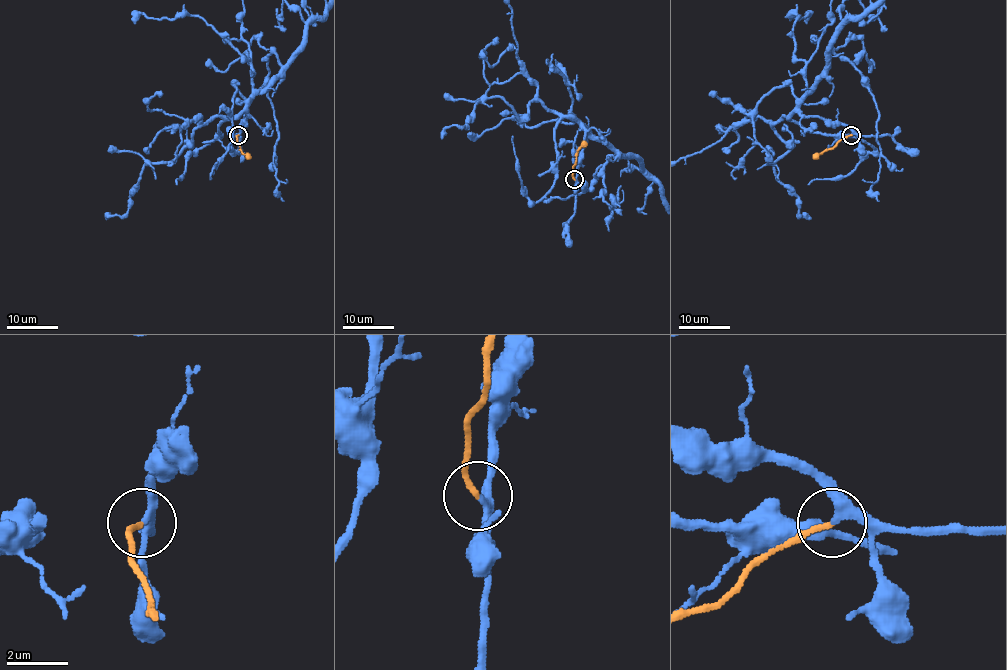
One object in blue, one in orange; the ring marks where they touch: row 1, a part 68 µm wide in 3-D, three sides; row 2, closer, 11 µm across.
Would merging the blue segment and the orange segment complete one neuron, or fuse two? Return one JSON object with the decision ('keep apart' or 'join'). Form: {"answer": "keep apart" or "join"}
{"answer": "join"}

